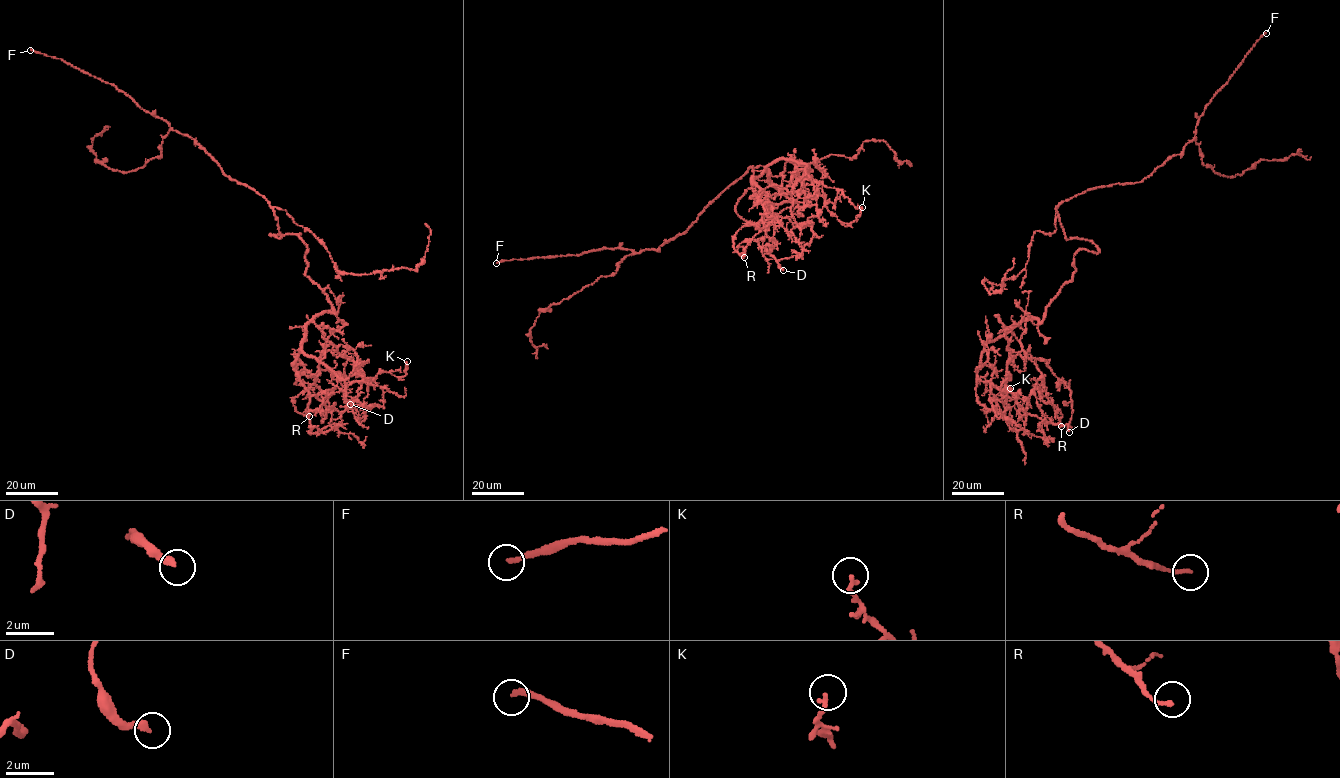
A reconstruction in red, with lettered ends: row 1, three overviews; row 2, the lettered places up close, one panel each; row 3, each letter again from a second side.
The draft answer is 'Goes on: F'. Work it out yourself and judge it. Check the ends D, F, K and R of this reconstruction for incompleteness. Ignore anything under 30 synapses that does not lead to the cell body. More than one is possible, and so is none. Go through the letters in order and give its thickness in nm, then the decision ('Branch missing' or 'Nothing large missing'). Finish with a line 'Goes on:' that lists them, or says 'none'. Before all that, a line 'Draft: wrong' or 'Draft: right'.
Draft: right
D: Thickness 260 nm. Nothing large missing
F: Thickness 240 nm. Branch missing
K: Thickness 180 nm. Nothing large missing
R: Thickness 150 nm. Nothing large missing
Goes on: F

